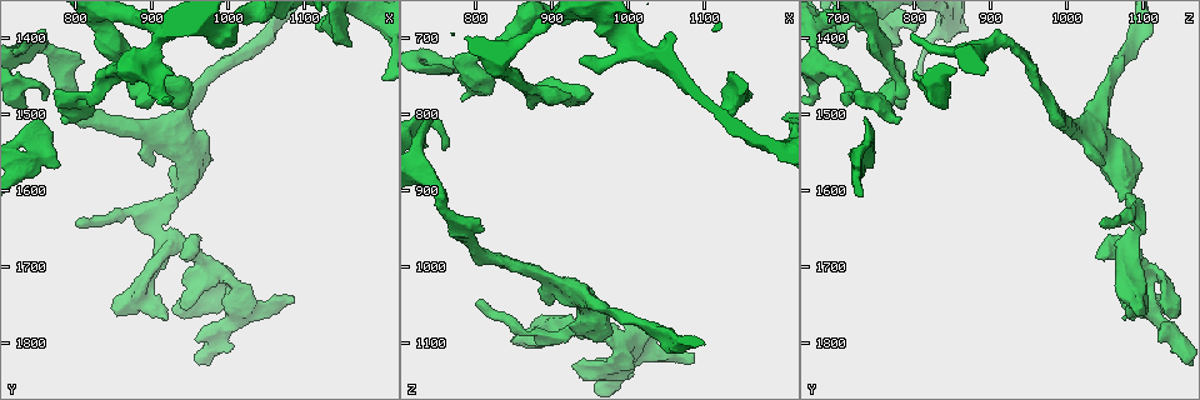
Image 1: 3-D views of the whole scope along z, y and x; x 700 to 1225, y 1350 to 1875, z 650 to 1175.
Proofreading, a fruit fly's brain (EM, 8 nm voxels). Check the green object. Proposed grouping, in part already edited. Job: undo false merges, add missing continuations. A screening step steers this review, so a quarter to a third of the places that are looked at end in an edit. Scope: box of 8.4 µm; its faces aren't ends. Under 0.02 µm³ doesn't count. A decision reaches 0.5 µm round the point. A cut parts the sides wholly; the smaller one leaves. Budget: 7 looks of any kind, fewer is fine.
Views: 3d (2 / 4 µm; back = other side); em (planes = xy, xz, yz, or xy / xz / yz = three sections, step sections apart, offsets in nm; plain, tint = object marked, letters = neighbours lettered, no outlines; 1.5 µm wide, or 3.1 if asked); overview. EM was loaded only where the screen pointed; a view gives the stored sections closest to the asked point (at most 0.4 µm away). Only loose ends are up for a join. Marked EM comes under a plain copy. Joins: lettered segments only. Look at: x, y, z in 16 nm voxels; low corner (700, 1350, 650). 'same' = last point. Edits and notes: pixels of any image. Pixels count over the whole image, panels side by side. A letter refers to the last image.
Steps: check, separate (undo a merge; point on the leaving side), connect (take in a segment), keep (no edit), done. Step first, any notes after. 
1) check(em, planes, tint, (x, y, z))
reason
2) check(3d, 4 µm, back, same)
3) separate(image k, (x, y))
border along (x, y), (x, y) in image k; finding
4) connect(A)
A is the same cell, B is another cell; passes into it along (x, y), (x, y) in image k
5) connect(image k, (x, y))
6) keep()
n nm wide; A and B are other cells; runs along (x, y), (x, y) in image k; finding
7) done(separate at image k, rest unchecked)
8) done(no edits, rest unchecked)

check(em, planes, letters, (805, 1420, 940))
branch stops here

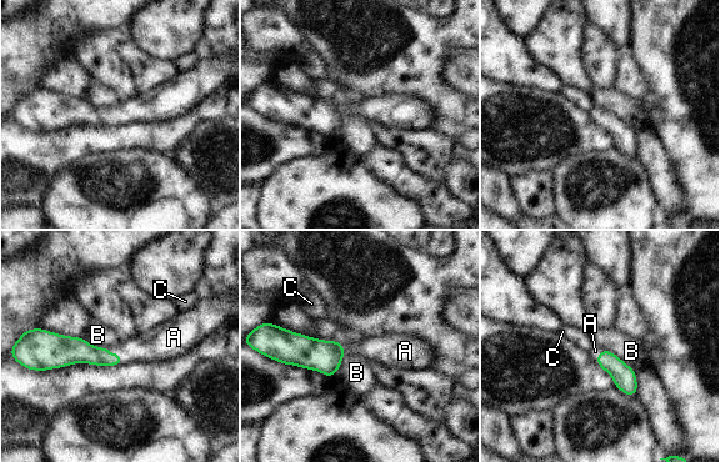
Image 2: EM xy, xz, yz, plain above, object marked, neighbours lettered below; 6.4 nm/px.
connect(image 2, (154, 345))
A is the same cell, B and C are other cells; passes into it along (79, 351), (118, 353), (154, 345) in image 2; it goes on there

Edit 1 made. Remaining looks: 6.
check(em, xy, step 8, letters, (825, 1495, 755))
an open end

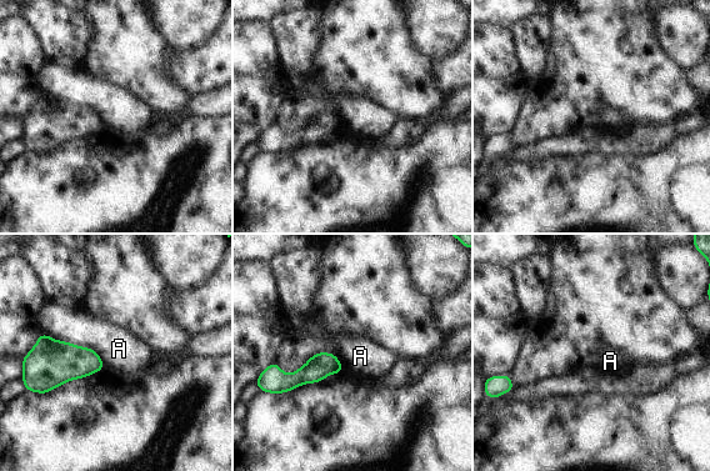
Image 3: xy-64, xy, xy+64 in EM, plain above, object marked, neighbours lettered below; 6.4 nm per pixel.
check(em, planes, letters, same)
cut it another way

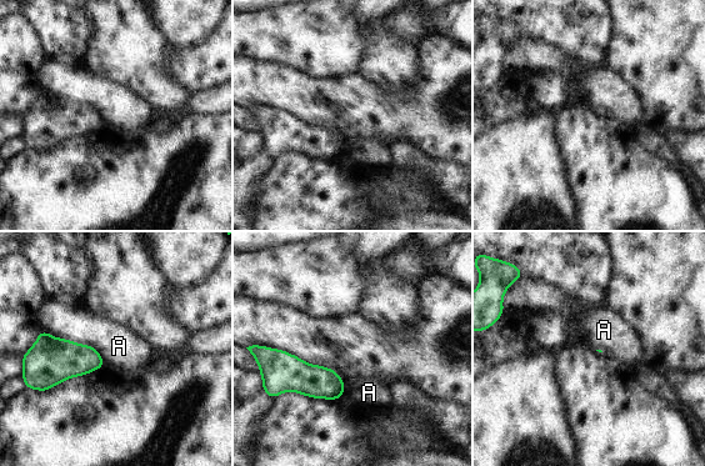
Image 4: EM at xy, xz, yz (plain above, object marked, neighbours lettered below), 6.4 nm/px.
keep()
A is another cell; border along (40, 329), (91, 345), (105, 364) in image 4; no lettered segment goes on from it

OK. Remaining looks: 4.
check(3d, 2 µm, (945, 1690, 1040))
free end

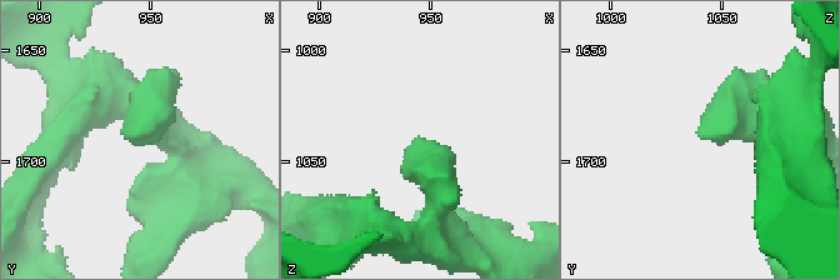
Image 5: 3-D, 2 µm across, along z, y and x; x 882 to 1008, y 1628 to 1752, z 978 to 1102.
check(em, planes, letters, (944, 1690, 1042))
now the EM

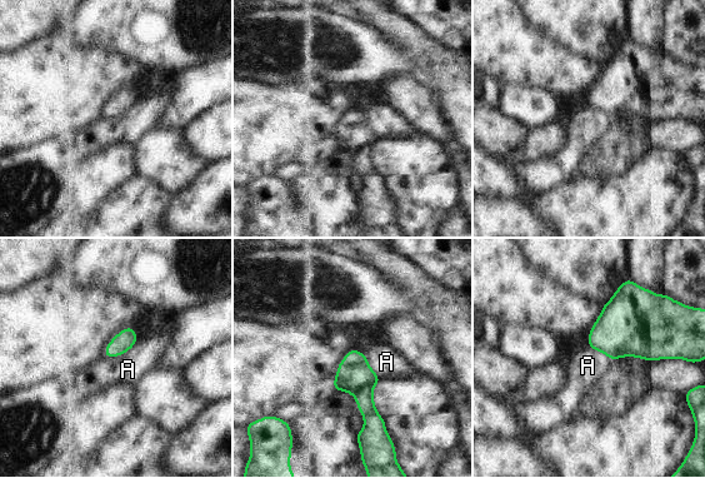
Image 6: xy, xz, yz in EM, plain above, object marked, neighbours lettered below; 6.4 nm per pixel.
keep()
A touches over 240 nm; A is another cell; border along (136, 343), (121, 354), (104, 357) in image 6; no lettered segment goes on from it

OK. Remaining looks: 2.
done(connect at image 2, rest unchecked)

